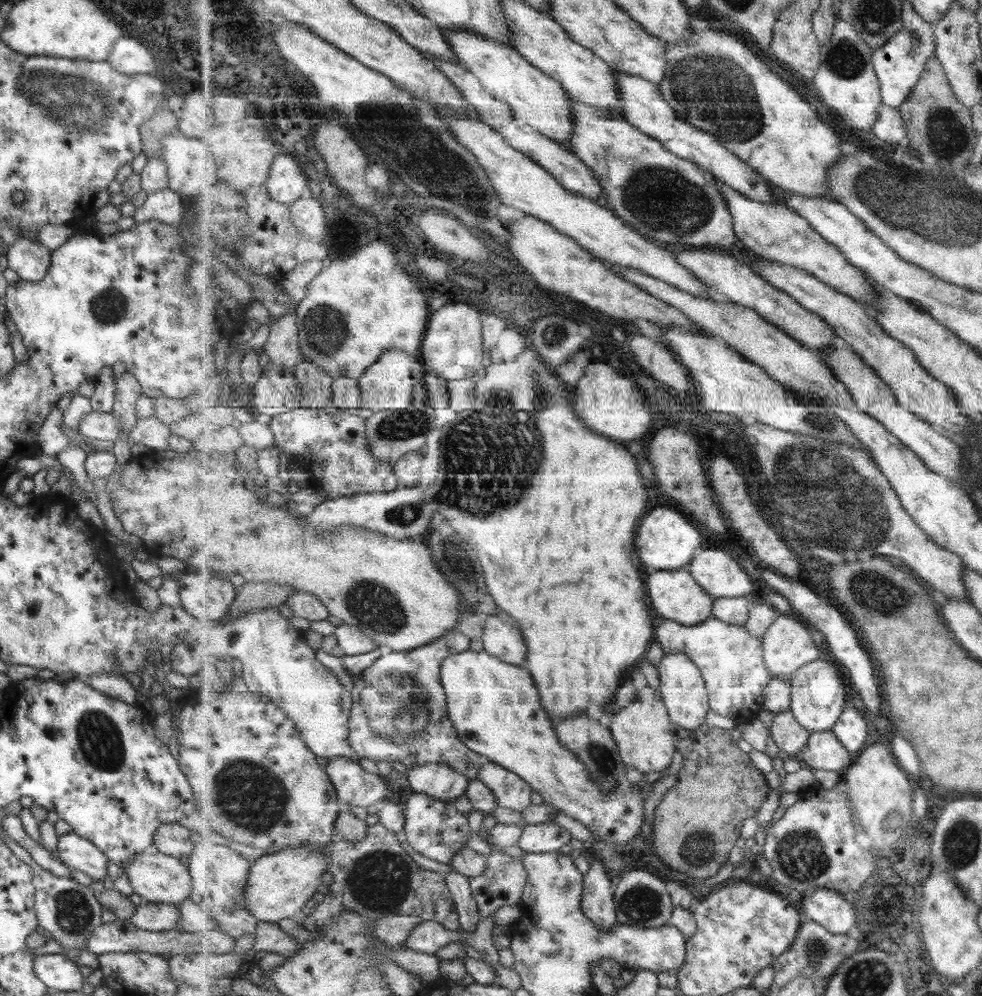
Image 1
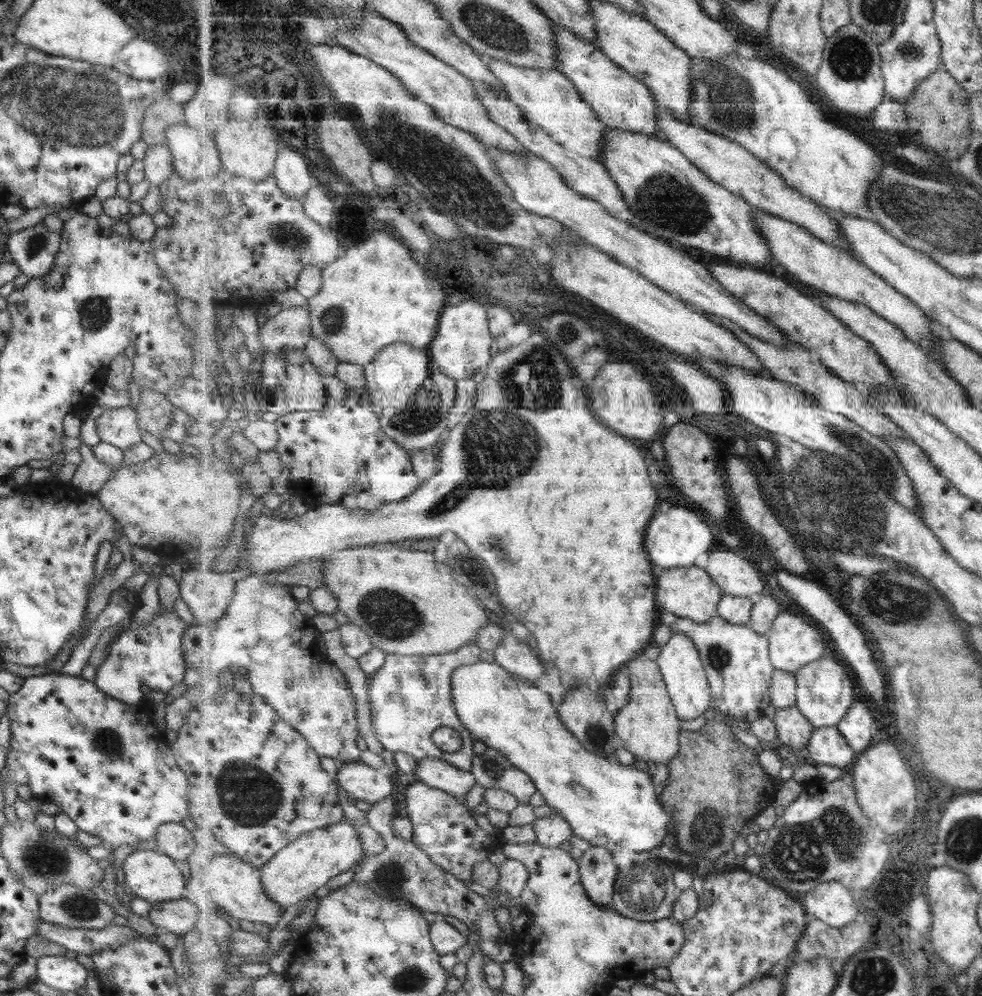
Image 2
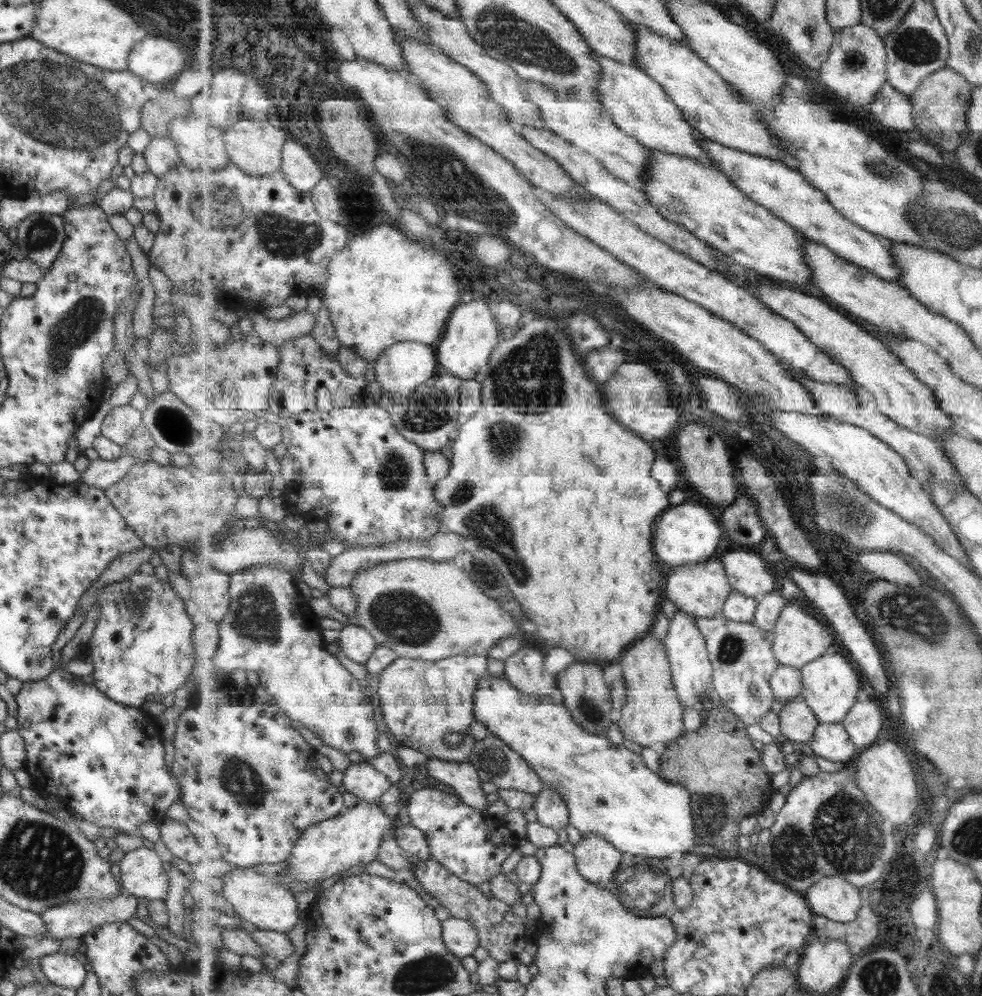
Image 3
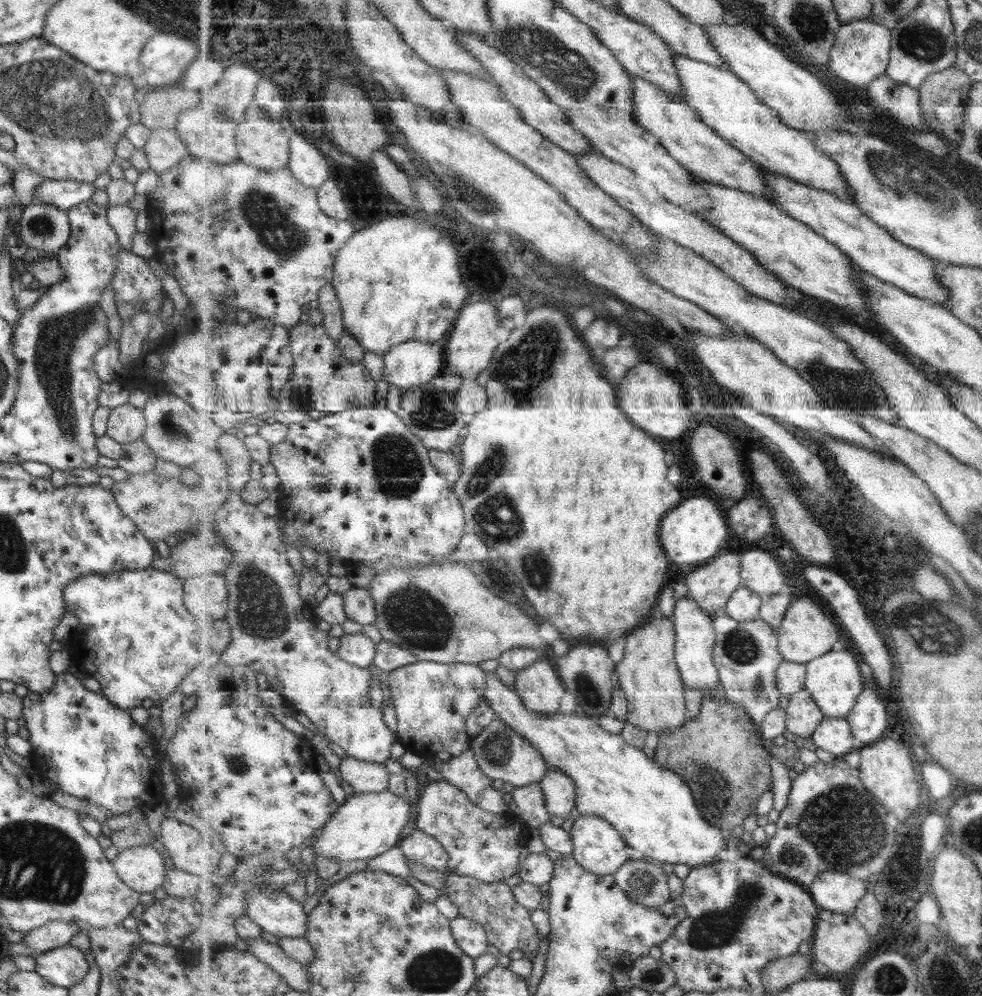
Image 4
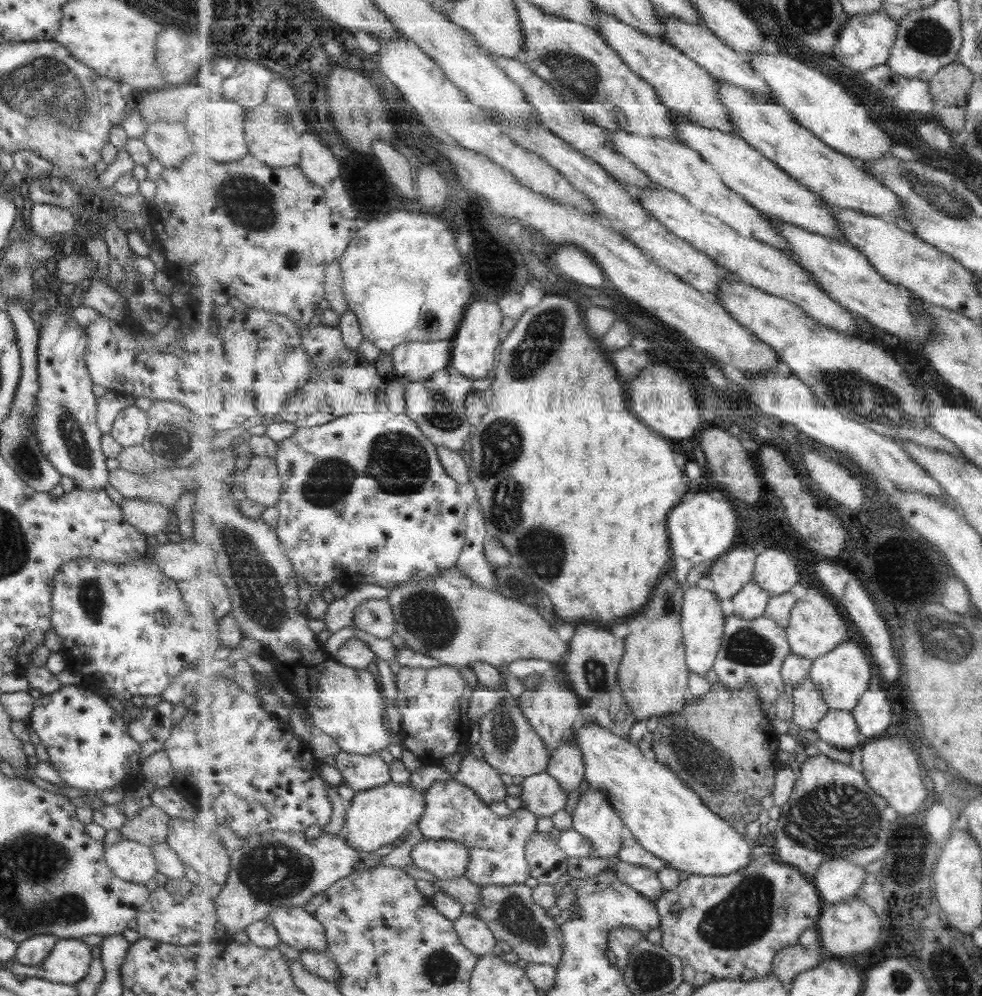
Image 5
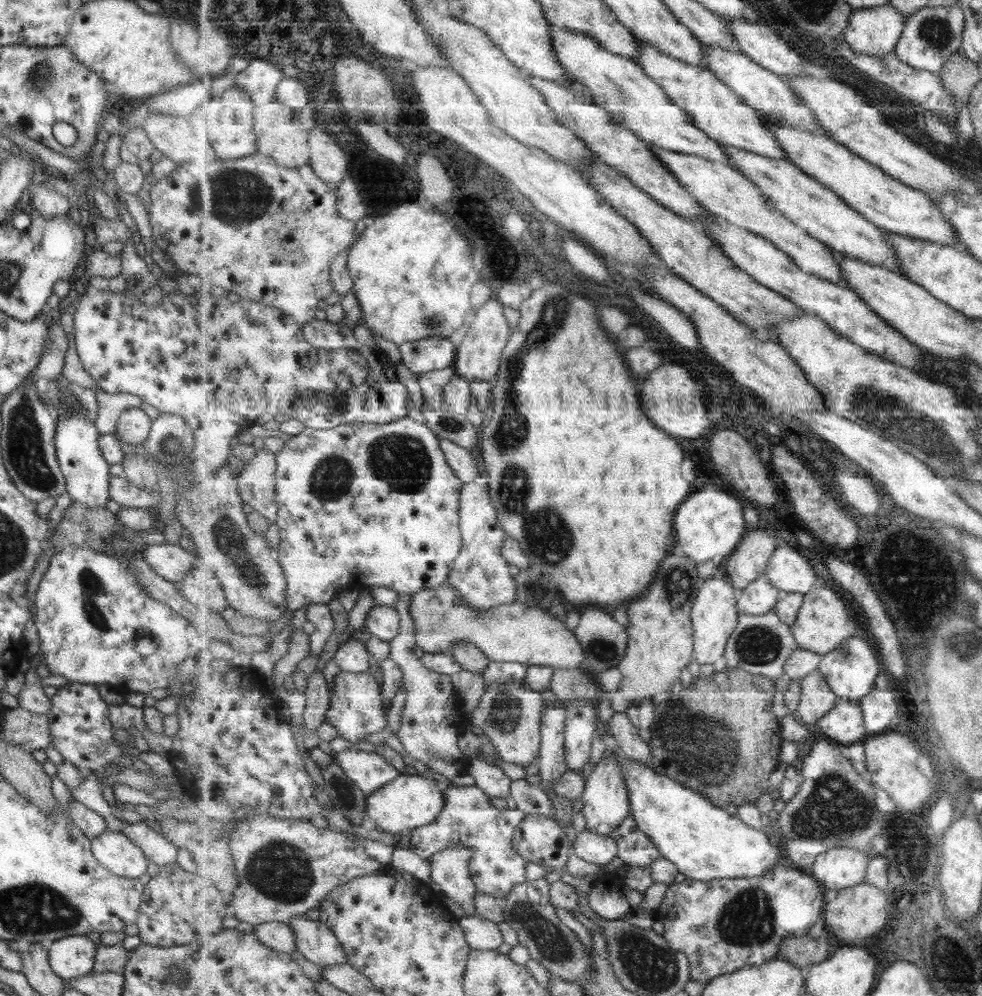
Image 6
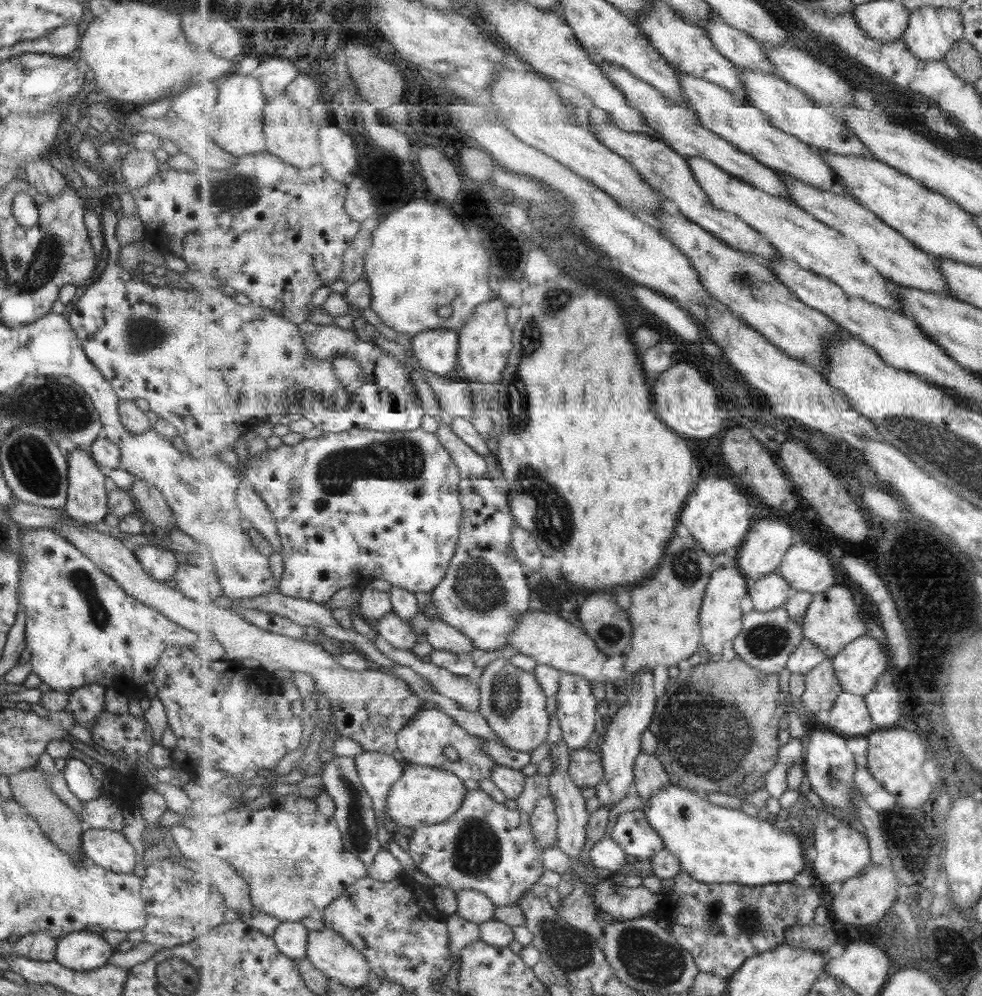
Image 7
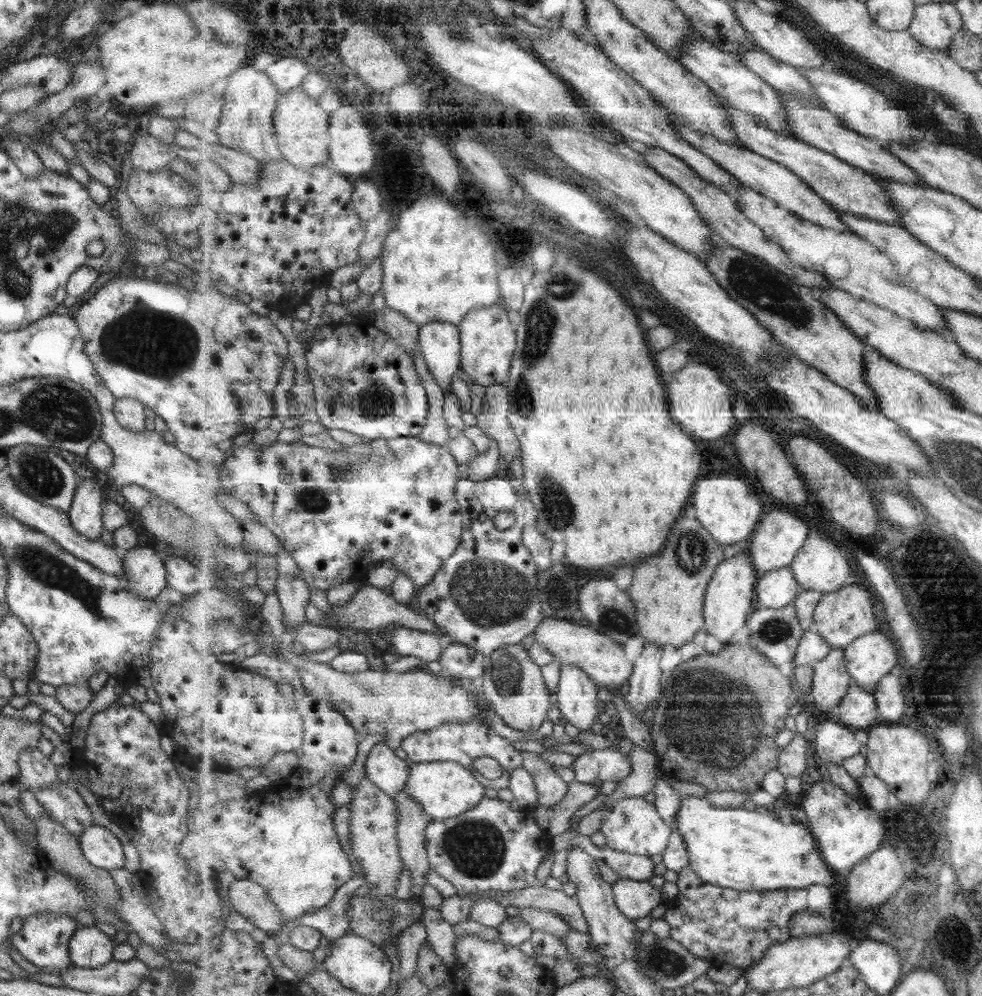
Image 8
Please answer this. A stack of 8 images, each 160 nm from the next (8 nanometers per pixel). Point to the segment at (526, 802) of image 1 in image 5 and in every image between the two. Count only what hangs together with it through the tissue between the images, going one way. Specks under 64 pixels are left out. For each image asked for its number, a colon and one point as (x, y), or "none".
2: (491, 769)
3: (496, 762)
4: (503, 753)
5: (511, 745)

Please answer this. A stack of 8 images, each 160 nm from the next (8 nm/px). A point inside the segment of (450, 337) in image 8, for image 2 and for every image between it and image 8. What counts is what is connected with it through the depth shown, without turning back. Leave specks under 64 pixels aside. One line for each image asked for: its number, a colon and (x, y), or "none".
2: (399, 370)
3: (401, 369)
4: (408, 365)
5: (415, 361)
6: (435, 353)
7: (437, 350)

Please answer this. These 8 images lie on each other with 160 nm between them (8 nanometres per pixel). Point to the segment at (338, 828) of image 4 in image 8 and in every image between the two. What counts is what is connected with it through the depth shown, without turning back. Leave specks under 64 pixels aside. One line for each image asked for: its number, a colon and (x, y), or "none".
5: (379, 816)
6: (411, 801)
7: (424, 795)
8: (445, 789)

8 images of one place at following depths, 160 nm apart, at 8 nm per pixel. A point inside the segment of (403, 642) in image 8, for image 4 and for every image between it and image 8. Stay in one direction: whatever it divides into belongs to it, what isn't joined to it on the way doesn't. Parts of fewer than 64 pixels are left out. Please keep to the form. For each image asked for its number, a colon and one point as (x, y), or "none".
4: (360, 607)
5: (375, 617)
6: (384, 622)
7: (398, 633)

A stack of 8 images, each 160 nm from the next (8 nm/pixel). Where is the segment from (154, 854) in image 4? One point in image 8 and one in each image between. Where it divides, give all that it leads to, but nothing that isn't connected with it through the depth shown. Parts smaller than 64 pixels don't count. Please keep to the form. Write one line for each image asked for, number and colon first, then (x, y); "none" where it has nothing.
5: (130, 861)
6: (113, 850)
7: (109, 849)
8: (101, 848)

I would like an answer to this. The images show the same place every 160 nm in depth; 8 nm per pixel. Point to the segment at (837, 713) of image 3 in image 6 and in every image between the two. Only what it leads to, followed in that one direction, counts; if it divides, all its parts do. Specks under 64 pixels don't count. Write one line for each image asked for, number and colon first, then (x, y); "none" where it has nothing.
4: (835, 682)
5: (843, 676)
6: (852, 670)

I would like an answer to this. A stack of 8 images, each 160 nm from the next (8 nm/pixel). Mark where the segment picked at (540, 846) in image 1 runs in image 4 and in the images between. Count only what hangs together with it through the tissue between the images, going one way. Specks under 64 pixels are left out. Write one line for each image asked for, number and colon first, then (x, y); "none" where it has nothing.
2: (553, 830)
3: (551, 807)
4: (560, 790)

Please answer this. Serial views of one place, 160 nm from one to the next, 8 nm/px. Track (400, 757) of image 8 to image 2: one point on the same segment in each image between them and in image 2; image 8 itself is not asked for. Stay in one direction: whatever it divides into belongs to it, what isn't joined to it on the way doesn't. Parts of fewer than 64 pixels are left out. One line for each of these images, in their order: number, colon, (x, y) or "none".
2: (360, 782)
3: (366, 783)
4: (364, 776)
5: (362, 772)
6: (370, 772)
7: (378, 771)

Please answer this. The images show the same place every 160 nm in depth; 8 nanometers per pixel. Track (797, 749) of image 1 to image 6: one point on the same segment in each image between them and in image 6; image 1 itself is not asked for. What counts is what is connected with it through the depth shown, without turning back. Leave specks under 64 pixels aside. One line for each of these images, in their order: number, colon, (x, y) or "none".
2: (795, 730)
3: (798, 722)
4: (804, 716)
5: (810, 707)
6: (817, 699)

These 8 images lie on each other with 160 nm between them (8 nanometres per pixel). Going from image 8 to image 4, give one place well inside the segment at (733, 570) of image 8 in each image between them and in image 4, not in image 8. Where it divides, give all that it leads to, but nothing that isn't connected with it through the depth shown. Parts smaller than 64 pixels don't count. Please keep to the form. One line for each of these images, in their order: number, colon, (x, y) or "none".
4: (695, 629)
5: (704, 625)
6: (715, 615)
7: (722, 618)

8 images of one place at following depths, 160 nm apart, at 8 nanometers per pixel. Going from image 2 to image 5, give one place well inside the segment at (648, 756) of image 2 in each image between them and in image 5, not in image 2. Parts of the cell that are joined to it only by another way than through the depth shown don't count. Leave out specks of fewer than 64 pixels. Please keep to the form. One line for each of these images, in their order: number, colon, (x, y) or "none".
3: (653, 714)
4: (649, 675)
5: (653, 677)

